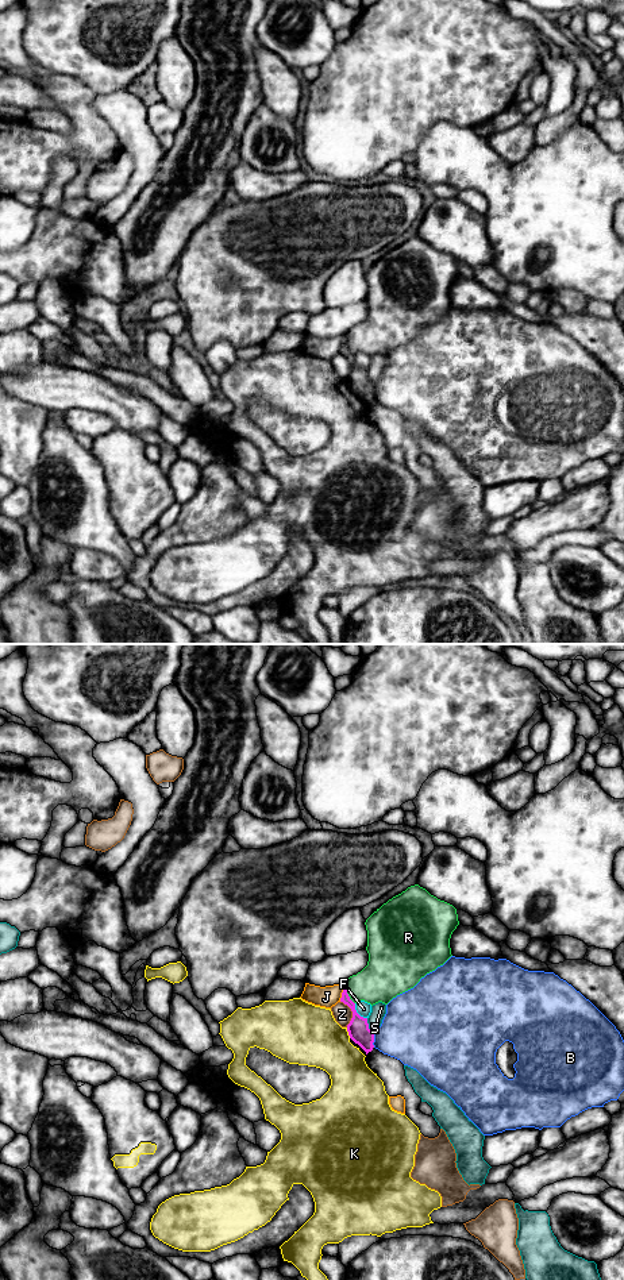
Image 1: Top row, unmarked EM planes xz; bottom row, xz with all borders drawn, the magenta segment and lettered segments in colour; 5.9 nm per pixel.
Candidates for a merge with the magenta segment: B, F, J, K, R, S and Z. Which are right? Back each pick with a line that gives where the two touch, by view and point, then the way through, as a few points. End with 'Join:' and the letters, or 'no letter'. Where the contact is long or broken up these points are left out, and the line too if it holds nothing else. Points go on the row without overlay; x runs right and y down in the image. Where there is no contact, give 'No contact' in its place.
Join: no letter

